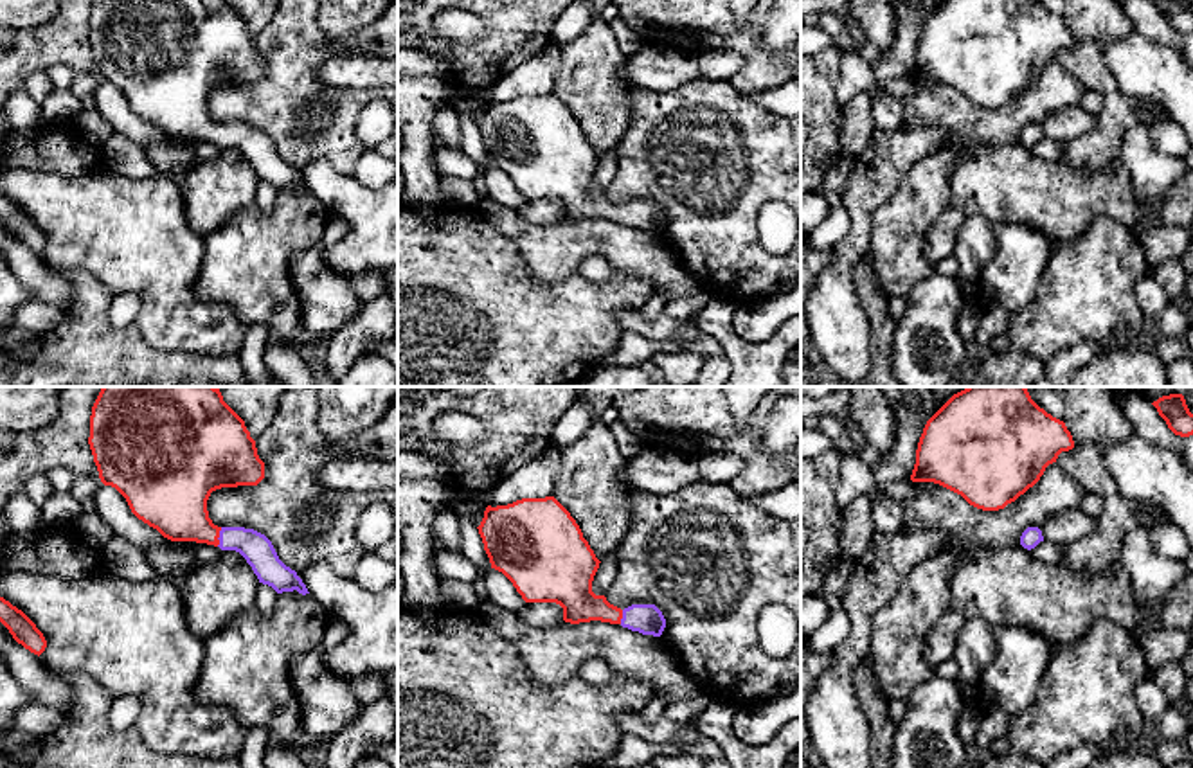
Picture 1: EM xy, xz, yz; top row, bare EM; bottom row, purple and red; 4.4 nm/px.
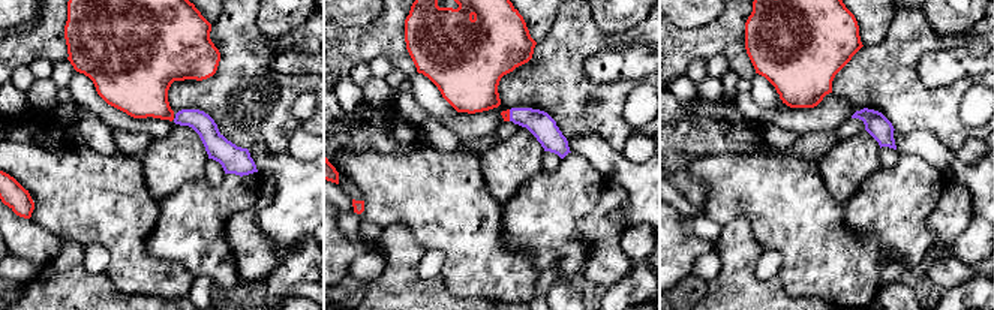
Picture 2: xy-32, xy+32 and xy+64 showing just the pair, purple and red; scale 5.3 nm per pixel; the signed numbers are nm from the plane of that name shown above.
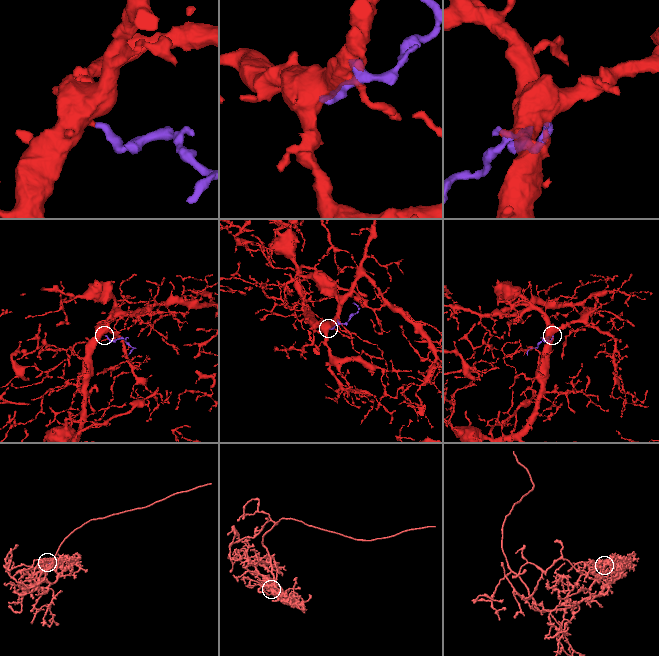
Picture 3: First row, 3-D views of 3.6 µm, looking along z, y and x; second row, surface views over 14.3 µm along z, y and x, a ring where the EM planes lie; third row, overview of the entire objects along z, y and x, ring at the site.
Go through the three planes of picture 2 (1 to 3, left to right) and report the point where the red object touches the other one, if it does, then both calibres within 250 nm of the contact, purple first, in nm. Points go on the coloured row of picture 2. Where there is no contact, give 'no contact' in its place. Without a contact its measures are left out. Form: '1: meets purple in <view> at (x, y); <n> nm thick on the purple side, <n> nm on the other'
1: no contact
2: meets purple in xy+32 at (510, 116); 140 nm thick on the purple side, 50 nm on the other
3: no contact

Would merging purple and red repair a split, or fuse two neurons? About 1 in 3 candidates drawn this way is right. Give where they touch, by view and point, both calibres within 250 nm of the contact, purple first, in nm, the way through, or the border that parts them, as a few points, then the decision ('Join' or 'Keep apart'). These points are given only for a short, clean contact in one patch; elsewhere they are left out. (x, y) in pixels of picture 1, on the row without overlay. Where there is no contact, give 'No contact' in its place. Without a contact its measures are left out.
Touches purple at xy (220, 133). Thickness 140 nm (purple) against 280 nm. Join

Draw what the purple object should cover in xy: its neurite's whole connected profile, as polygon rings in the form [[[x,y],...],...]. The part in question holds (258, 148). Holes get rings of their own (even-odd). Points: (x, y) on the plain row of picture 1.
[[[94,0],[88,41],[101,79],[115,85],[131,110],[164,135],[236,147],[259,180],[277,191],[309,191],[265,131],[245,124],[218,124],[209,115],[207,97],[212,88],[257,83],[265,76],[265,59],[257,52],[256,38],[227,0]]]

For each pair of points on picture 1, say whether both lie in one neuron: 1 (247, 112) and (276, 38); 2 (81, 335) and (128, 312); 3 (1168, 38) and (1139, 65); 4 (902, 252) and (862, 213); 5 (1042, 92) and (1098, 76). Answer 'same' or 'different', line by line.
1: same
2: different
3: different
4: different
5: different

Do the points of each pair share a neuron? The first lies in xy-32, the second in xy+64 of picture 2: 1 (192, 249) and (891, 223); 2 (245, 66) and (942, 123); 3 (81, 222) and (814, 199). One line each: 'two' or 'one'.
1: one
2: one
3: one

